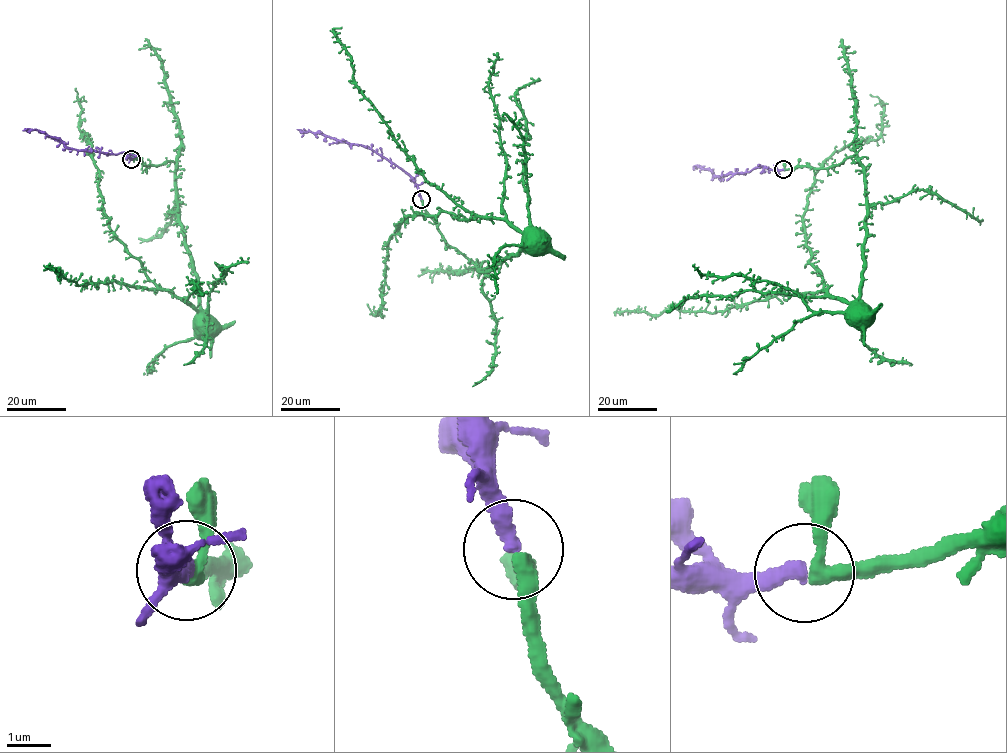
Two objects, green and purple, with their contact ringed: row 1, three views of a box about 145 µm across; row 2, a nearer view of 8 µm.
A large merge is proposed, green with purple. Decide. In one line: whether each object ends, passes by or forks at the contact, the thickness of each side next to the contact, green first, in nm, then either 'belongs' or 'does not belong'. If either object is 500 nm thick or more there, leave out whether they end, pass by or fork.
green passes by; purple ends; calibres 300 and 380 nm; belongs

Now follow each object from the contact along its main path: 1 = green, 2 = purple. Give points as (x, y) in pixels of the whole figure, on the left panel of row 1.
1: (131, 159), (146, 166), (170, 161), (175, 164), (178, 222), (197, 283), (199, 306), (205, 312), (202, 317)
2: (132, 159), (124, 153), (69, 148), (44, 132), (22, 130)

